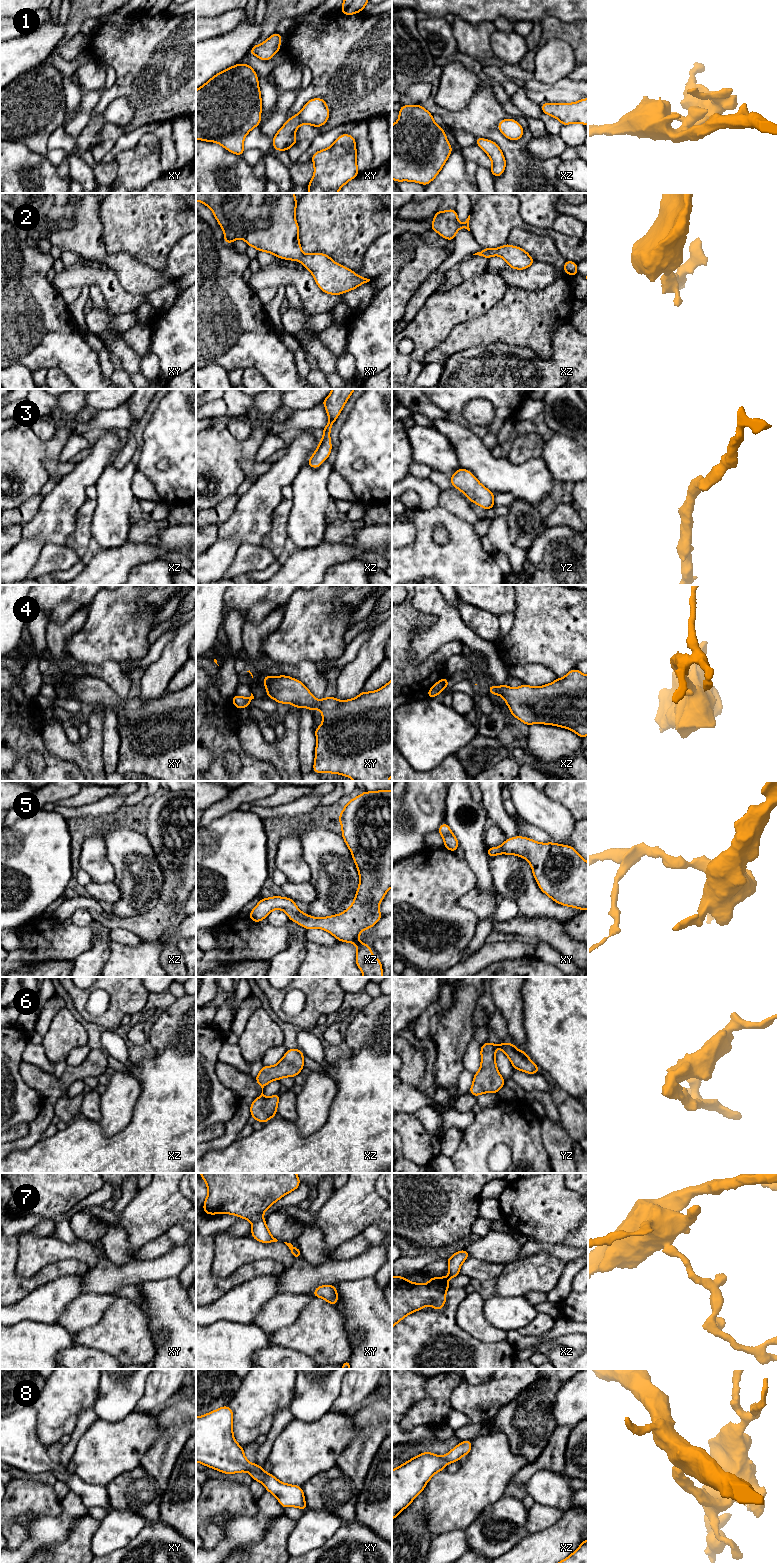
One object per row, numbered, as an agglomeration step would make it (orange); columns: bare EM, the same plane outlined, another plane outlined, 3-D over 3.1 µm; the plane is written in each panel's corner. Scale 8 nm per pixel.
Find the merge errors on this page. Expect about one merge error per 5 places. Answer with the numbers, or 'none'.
none

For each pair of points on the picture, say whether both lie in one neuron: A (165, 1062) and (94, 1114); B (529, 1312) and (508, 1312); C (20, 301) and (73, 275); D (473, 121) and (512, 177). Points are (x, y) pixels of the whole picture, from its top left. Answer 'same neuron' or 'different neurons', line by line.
A: different neurons
B: same neuron
C: different neurons
D: same neuron

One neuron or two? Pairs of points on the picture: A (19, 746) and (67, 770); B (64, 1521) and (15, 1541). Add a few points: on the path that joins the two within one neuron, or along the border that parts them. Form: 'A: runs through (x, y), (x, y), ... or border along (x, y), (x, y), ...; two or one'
A: runs through (31, 746), (37, 746), (55, 764); one
B: border along (43, 1516), (31, 1526), (29, 1537), (10, 1549); two

